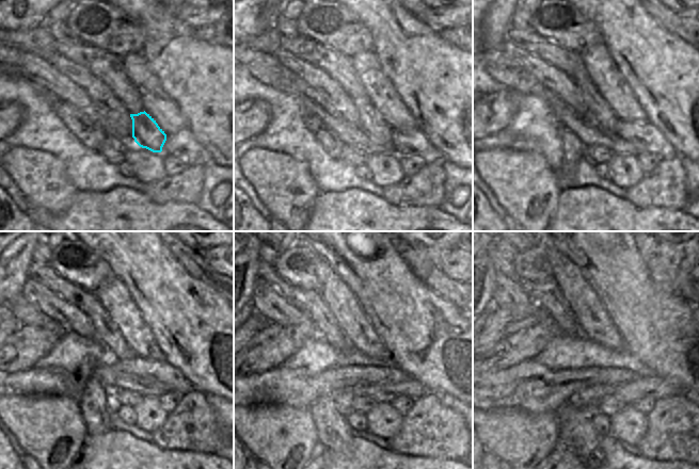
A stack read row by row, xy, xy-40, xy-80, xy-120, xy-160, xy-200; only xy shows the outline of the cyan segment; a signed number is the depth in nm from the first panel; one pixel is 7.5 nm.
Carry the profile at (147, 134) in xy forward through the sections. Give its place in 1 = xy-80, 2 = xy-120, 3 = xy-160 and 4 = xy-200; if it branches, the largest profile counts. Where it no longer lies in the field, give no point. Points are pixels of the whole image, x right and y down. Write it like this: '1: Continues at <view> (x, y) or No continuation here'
1: Continues at xy-80 (600, 113)
2: Continues at xy-120 (106, 333)
3: Continues at xy-160 (313, 302)
4: Continues at xy-200 (546, 295).

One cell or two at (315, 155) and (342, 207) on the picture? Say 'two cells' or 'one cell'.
two cells

